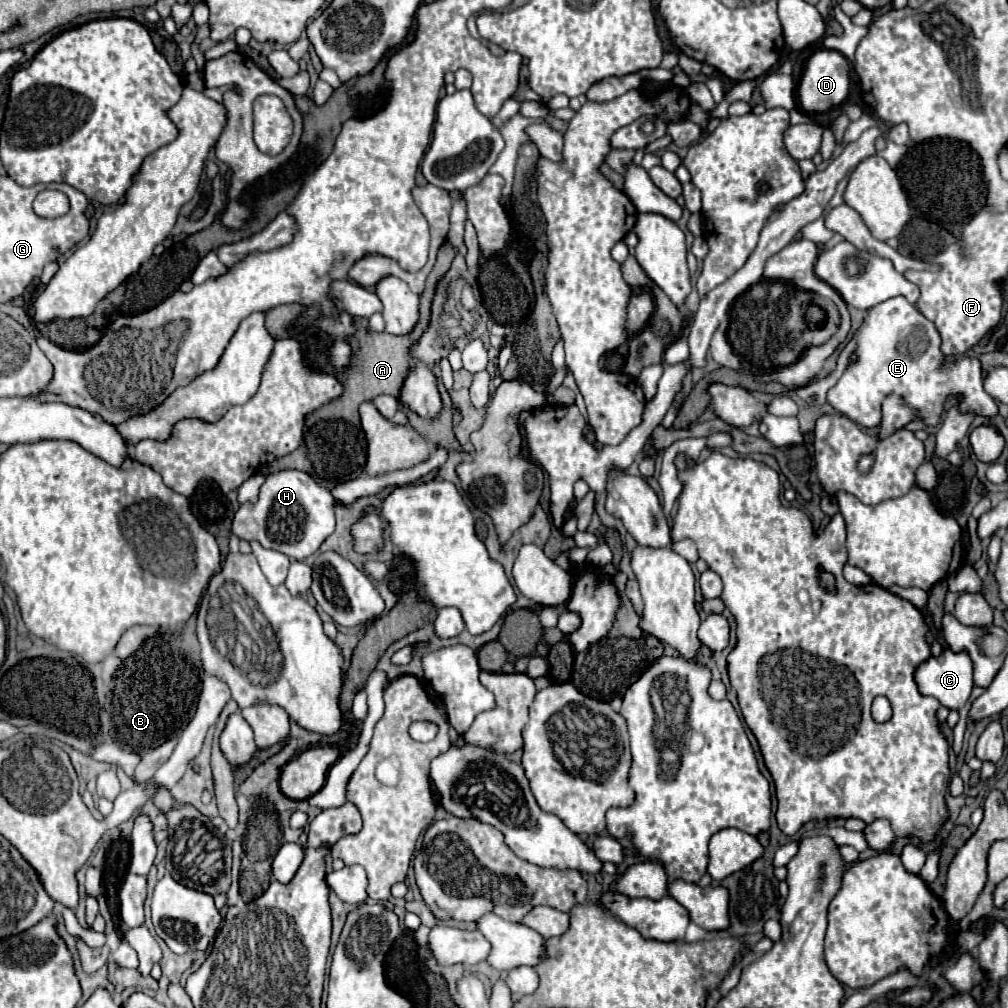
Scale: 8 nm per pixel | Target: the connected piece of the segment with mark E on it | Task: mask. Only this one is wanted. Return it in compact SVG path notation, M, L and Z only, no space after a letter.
M904 297L888 299L868 311L868 317L858 329L856 355L858 361L848 365L840 381L828 391L828 403L866 429L874 429L880 423L880 403L888 393L904 397L928 425L938 423L950 393L960 395L962 411L976 411L986 417L998 413L994 399L982 387L978 359L964 357L956 363L946 361L940 351L940 335L936 327Z

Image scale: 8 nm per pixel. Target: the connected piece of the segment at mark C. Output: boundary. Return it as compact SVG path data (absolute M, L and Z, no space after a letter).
M944 647L938 657L930 655L916 667L914 681L922 695L936 697L948 709L960 709L974 687L972 659L968 651L954 653Z

